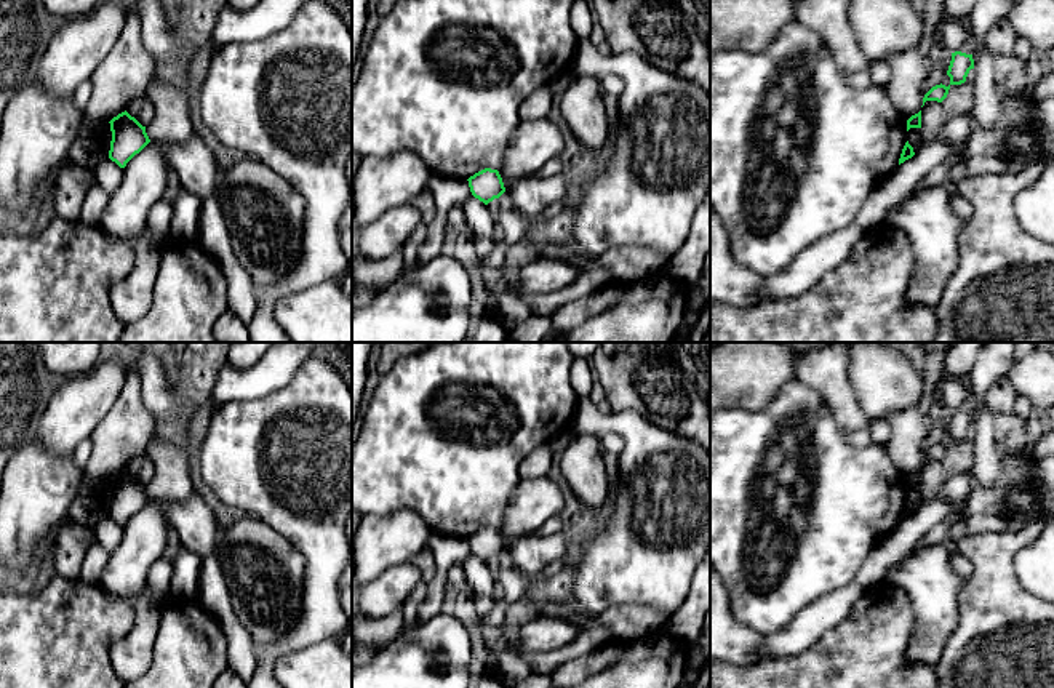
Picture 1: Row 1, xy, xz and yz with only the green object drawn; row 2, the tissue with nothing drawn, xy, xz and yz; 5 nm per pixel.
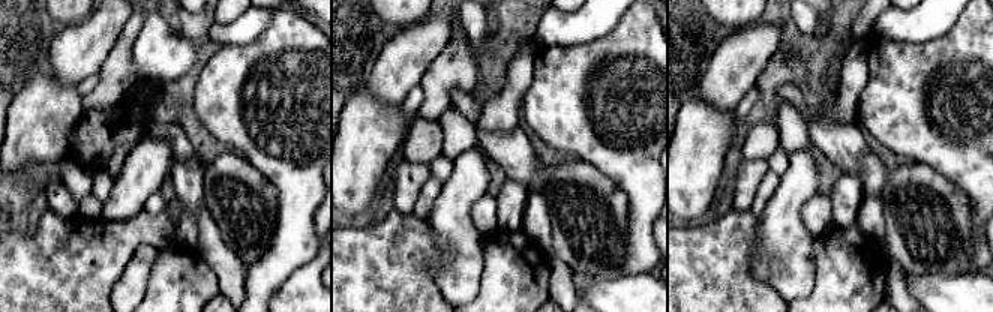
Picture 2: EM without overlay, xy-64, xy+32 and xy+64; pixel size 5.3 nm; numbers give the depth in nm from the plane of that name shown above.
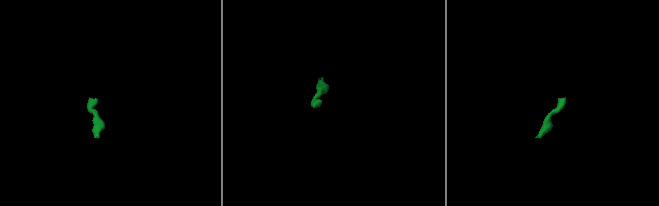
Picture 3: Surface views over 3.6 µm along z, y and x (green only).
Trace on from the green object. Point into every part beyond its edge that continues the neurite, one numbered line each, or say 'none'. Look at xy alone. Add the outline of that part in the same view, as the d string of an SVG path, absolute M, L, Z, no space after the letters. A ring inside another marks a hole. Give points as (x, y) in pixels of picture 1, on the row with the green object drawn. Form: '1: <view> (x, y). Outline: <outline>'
none

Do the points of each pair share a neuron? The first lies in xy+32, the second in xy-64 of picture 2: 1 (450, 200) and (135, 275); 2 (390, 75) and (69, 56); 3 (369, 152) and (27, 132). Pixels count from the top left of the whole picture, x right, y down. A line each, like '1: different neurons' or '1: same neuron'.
1: same neuron
2: same neuron
3: same neuron

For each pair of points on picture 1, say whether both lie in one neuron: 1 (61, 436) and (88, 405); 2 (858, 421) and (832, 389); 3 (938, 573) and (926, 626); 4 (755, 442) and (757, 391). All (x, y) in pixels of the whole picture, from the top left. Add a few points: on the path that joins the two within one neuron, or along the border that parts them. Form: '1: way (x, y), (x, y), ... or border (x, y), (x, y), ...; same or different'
1: way (66, 428), (80, 413); same
2: way (850, 413), (840, 397); same
3: way (934, 586), (934, 613); same
4: border (784, 384), (758, 410), (726, 410); different

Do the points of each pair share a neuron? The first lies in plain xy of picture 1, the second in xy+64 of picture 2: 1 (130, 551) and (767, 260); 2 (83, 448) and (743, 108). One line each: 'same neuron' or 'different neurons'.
1: same neuron
2: same neuron

